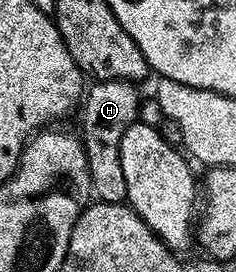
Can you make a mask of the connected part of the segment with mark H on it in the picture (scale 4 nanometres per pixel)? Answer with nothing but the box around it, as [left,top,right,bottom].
[79,80,142,203]

